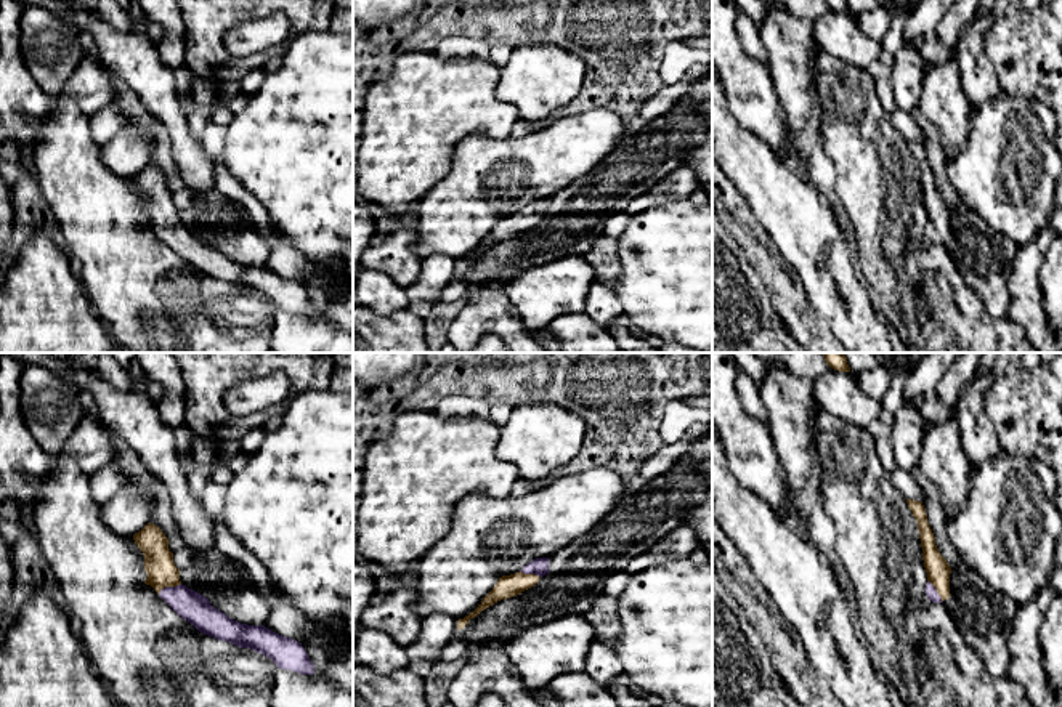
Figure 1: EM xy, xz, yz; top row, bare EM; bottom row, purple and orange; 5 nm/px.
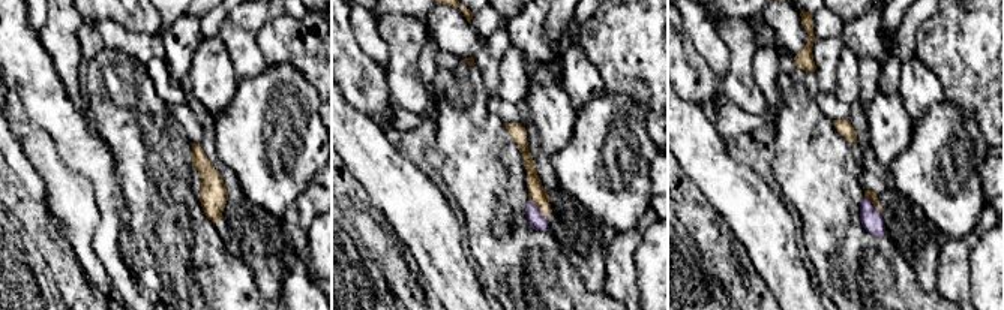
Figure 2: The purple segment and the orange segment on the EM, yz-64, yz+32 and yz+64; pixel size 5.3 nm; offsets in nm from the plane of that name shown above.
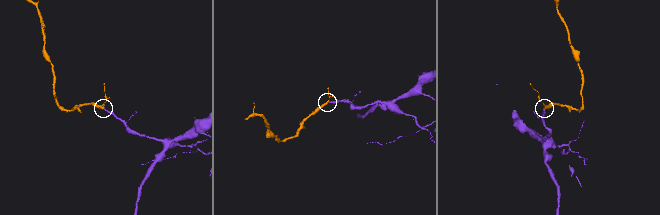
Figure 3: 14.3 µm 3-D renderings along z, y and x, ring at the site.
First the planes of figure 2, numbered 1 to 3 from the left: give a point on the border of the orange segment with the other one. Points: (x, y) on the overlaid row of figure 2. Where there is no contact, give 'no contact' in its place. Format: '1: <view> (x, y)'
1: no contact
2: yz+32 (538, 208)
3: yz+64 (872, 204)

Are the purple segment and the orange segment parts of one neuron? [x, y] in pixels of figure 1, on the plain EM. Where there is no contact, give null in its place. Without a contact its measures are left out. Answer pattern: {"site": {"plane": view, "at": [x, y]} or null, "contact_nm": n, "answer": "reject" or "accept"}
{"site": {"plane": "xy", "at": [169, 228]}, "contact_nm": 130, "answer": "accept"}

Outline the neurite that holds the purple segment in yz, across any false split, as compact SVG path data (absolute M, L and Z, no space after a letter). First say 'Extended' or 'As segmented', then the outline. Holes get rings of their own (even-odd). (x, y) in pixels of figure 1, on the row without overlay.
Extended. M906 139L908 149L918 164L922 200L927 213L926 236L932 244L943 244L950 239L950 215L951 208L940 196L934 173L927 164L927 156L922 143Z

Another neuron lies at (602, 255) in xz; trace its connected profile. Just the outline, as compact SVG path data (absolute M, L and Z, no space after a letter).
M600 236L582 258L595 269L597 282L614 289L621 279L616 239Z

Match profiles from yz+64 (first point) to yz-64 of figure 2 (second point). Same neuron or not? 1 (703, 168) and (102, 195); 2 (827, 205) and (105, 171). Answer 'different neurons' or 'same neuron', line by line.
1: different neurons
2: different neurons

